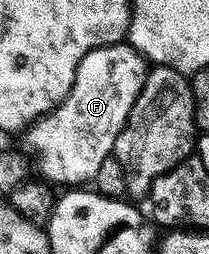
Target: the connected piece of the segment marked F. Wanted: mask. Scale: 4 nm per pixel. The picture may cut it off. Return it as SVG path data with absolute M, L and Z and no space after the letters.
M128 43L104 45L83 55L71 91L27 130L29 145L37 152L36 168L41 168L40 176L46 182L57 187L81 187L96 178L103 159L113 152L146 72L145 56Z

